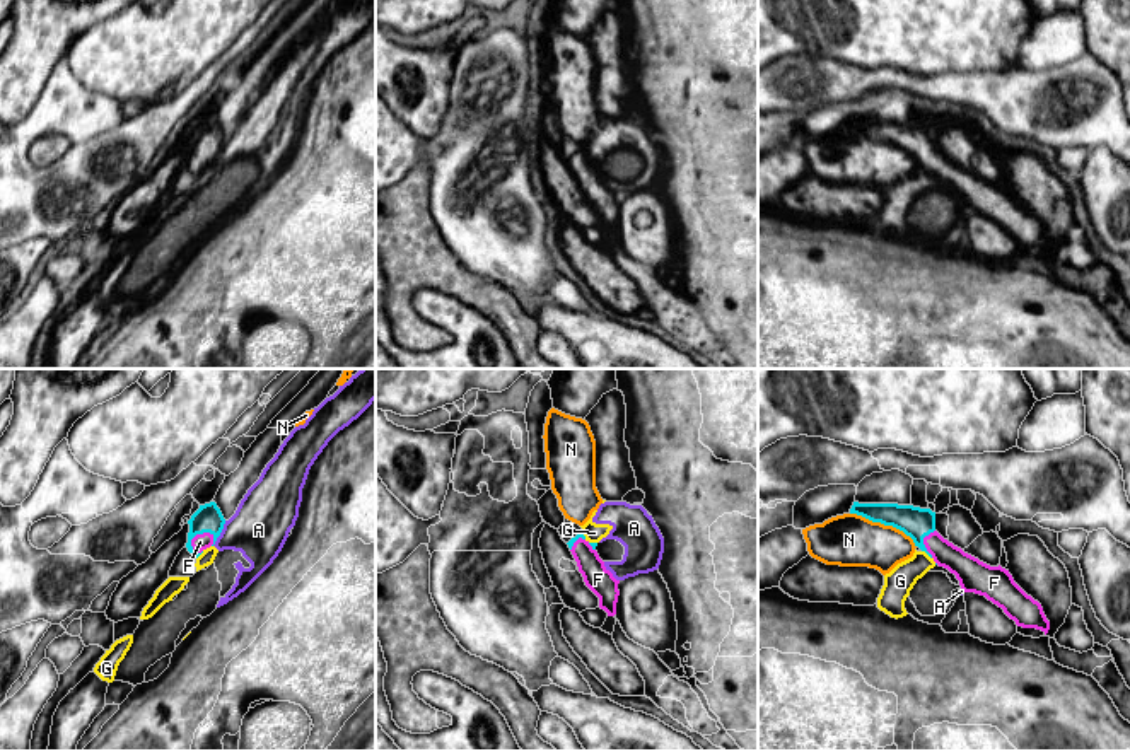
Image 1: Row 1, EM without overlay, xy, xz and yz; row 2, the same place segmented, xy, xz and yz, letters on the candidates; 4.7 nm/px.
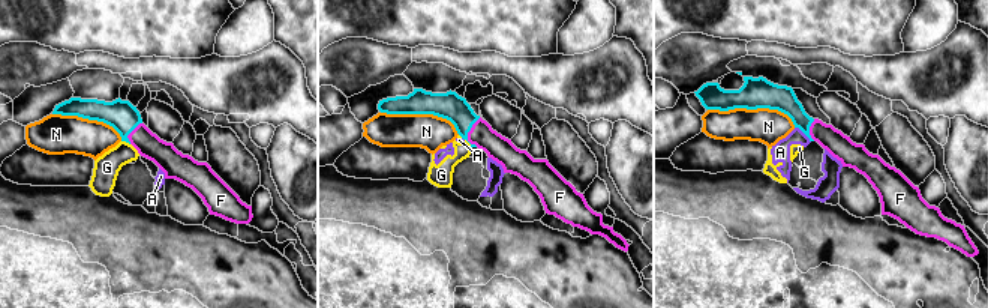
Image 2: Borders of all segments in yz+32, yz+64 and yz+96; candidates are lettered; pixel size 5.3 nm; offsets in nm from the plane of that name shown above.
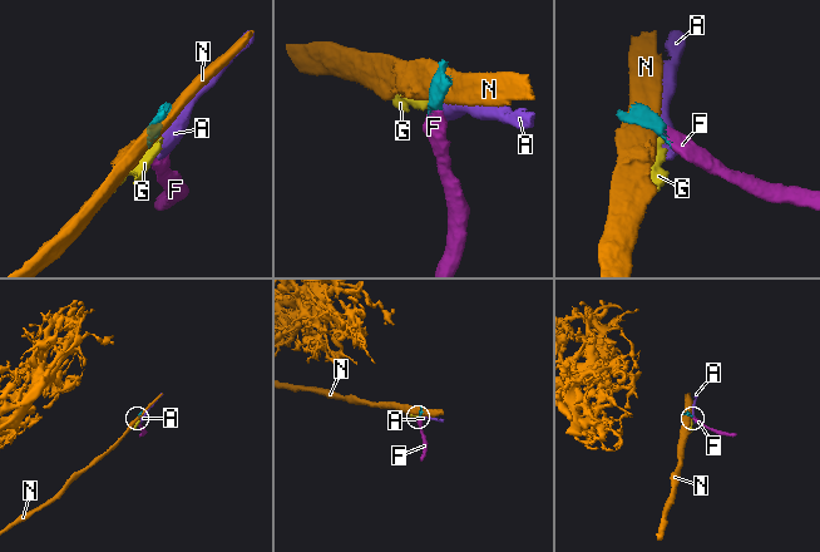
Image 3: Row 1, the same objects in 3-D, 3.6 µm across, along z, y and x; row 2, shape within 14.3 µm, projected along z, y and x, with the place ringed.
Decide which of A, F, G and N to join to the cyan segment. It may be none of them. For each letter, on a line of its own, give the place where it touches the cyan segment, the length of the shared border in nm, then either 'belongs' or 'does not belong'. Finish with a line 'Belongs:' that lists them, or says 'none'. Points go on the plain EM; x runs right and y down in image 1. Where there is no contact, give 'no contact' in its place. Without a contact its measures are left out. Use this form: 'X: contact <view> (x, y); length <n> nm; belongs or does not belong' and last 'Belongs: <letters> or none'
A: contact xy (221, 149); length 140 nm; does not belong
F: contact xy (195, 152); length 130 nm; belongs
G: contact yz (927, 171); length 60 nm; does not belong
N: contact yz (885, 142); length 360 nm; does not belong
Belongs: F

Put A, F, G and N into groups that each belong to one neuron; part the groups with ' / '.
A G / F / N

